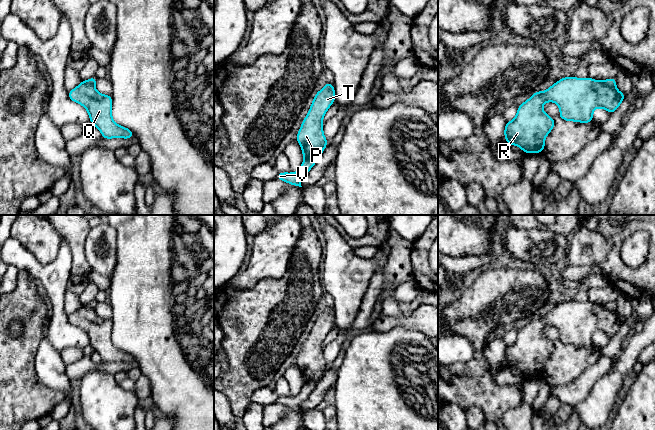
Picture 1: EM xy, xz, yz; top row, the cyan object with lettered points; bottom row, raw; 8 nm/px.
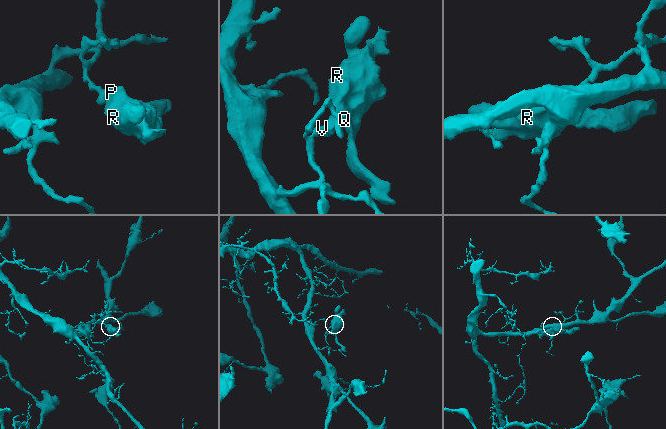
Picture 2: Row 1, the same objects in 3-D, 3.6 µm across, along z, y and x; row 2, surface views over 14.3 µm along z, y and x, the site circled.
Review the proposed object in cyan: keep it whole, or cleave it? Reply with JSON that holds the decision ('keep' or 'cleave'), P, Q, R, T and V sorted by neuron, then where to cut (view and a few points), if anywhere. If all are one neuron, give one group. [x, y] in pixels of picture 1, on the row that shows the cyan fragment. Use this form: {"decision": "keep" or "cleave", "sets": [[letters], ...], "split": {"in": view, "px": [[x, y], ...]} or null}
{"decision": "cleave", "sets": [["P", "Q", "R", "T"], ["V"]], "split": {"in": "xz", "px": [[318, 156], [305, 160]]}}

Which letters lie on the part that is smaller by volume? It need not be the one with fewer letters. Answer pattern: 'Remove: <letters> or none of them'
Remove: P, Q, R, T

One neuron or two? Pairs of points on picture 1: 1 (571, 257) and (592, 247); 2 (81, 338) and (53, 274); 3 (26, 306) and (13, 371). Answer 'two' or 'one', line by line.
1: one
2: one
3: one

